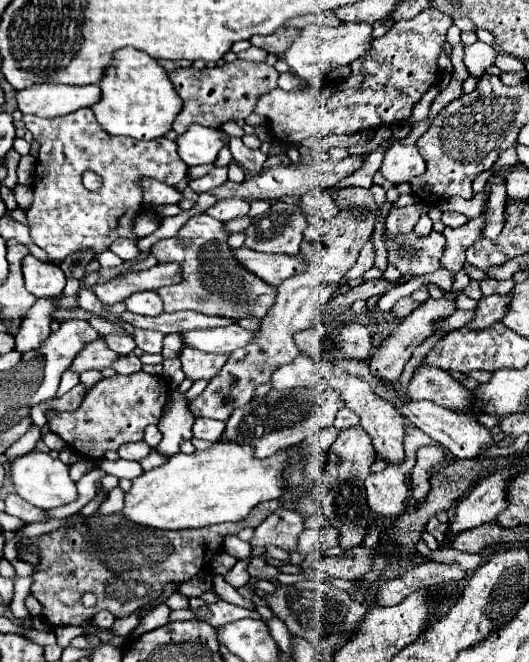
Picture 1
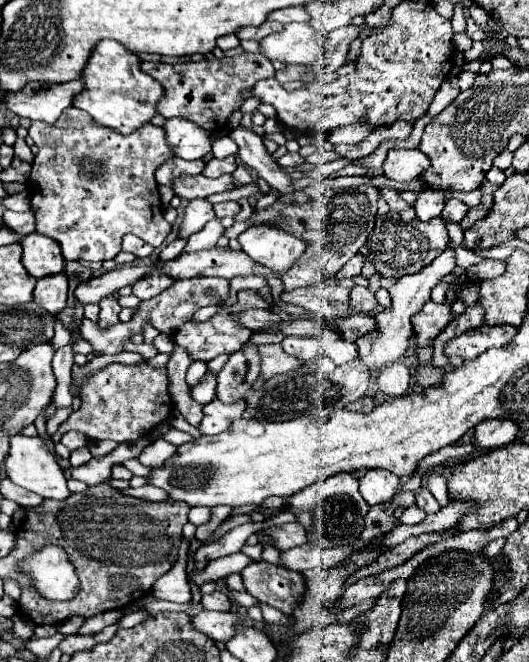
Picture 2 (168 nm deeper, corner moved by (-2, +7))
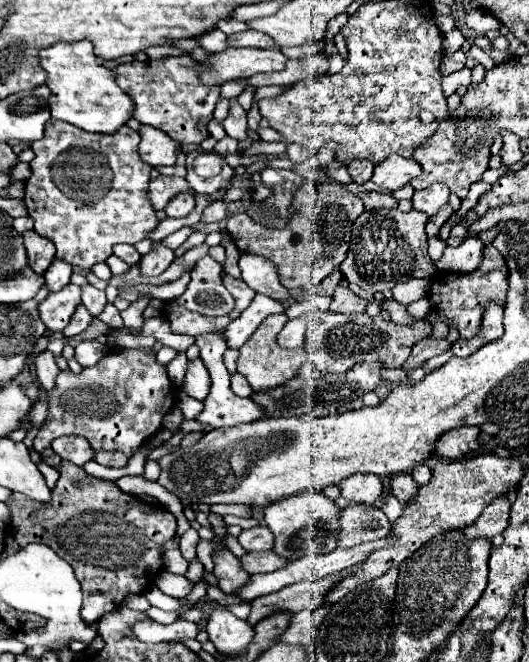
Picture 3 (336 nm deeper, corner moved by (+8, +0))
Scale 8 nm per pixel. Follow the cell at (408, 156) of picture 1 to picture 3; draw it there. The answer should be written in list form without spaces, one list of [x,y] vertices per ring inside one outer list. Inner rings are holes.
[[[388,156],[388,160],[374,166],[372,182],[388,192],[394,192],[404,184],[408,184],[412,178],[420,176],[420,172],[422,168],[416,160],[406,160],[402,156]]]

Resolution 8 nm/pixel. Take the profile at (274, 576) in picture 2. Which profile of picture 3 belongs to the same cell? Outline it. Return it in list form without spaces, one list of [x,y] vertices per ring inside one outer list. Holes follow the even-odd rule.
[[[220,542],[214,548],[214,576],[220,582],[222,592],[234,594],[242,588],[242,584],[248,584],[250,574],[242,568],[240,560],[230,550],[220,550]]]

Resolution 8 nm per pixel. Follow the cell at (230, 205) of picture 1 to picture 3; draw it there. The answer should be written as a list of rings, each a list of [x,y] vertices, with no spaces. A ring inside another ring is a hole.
[[[212,202],[202,214],[202,222],[206,222],[206,224],[208,222],[222,222],[222,220],[226,220],[226,216],[228,216],[226,204],[224,202]]]

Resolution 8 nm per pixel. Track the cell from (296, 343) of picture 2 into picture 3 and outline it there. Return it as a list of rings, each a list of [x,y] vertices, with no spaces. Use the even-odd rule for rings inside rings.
[[[304,316],[286,322],[282,332],[278,334],[278,346],[282,346],[282,348],[302,348],[306,330],[308,330],[308,320]]]

